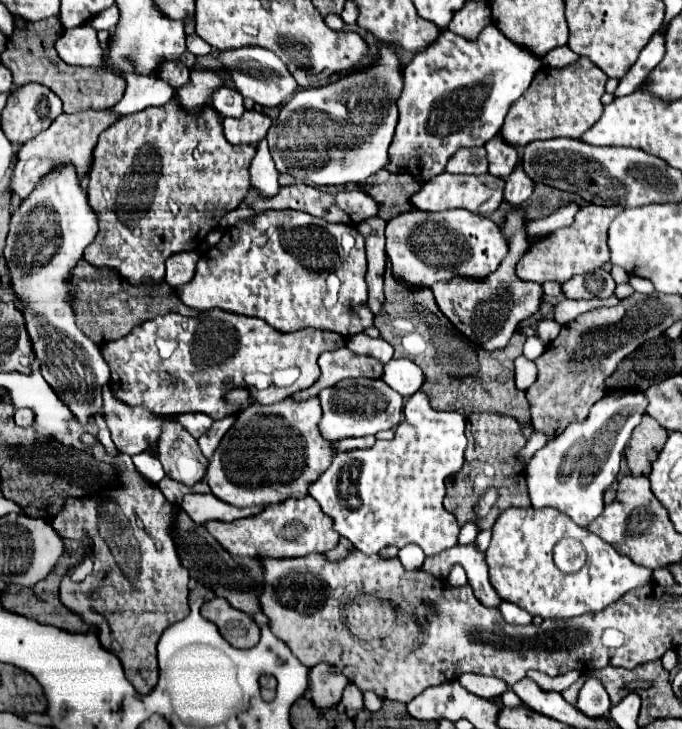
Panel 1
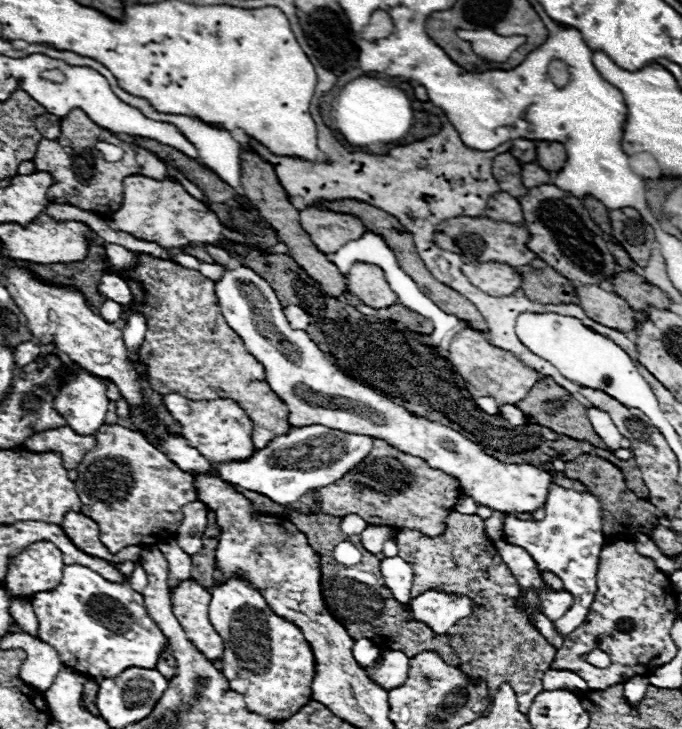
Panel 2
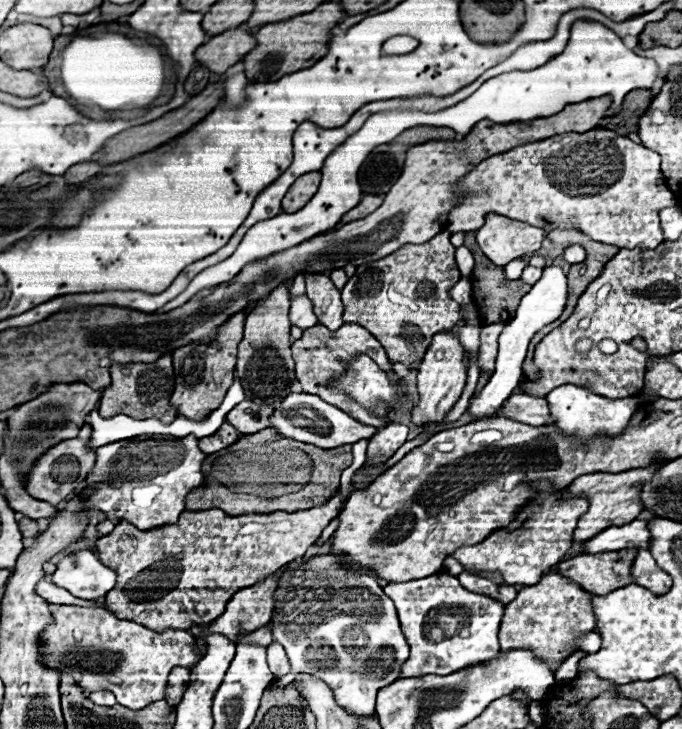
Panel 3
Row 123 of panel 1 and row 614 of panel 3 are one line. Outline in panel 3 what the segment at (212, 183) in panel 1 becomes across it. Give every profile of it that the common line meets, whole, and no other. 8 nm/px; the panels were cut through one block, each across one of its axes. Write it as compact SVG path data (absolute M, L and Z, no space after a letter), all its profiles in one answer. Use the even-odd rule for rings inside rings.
M338 490L322 506L296 512L270 512L248 516L226 516L220 508L196 512L184 510L178 522L152 530L138 530L130 522L120 520L110 534L98 538L96 542L100 560L118 574L116 586L114 590L110 590L110 594L106 594L104 604L118 618L132 620L154 630L188 630L194 622L210 624L218 616L222 616L226 602L238 590L254 586L254 582L260 582L266 574L272 574L294 558L304 556L304 552L320 538L322 530L330 524L330 520L338 516L344 498L346 496L342 494L342 490ZM210 580L216 582L216 590L206 588Z

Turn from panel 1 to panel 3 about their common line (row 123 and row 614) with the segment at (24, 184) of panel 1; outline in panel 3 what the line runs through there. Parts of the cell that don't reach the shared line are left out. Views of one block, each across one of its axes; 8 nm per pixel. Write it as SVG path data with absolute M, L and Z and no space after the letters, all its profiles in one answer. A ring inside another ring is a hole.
M50 606L54 614L54 626L48 626L42 632L42 662L46 666L56 666L56 670L70 670L74 680L82 686L86 694L96 690L110 690L116 694L118 704L130 710L142 710L152 702L166 698L168 674L172 668L182 666L192 670L200 660L202 652L194 642L194 636L188 630L150 630L132 620L120 620L104 608L82 608L82 606Z

